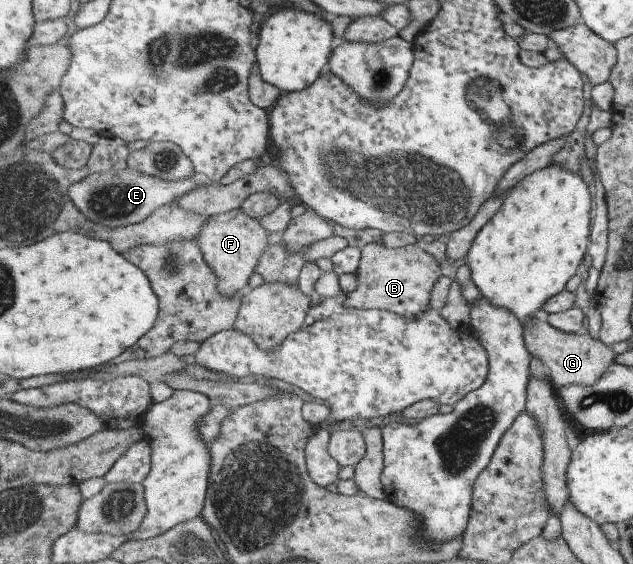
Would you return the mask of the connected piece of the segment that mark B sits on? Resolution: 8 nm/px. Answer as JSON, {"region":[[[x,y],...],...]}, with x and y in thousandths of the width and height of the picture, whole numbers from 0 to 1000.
{"region":[[[588,429],[572,440],[572,459],[562,486],[566,507],[551,521],[547,539],[561,548],[600,548],[645,562],[675,551],[687,504],[698,489],[694,461],[670,436],[648,433],[619,440],[607,431]]]}

